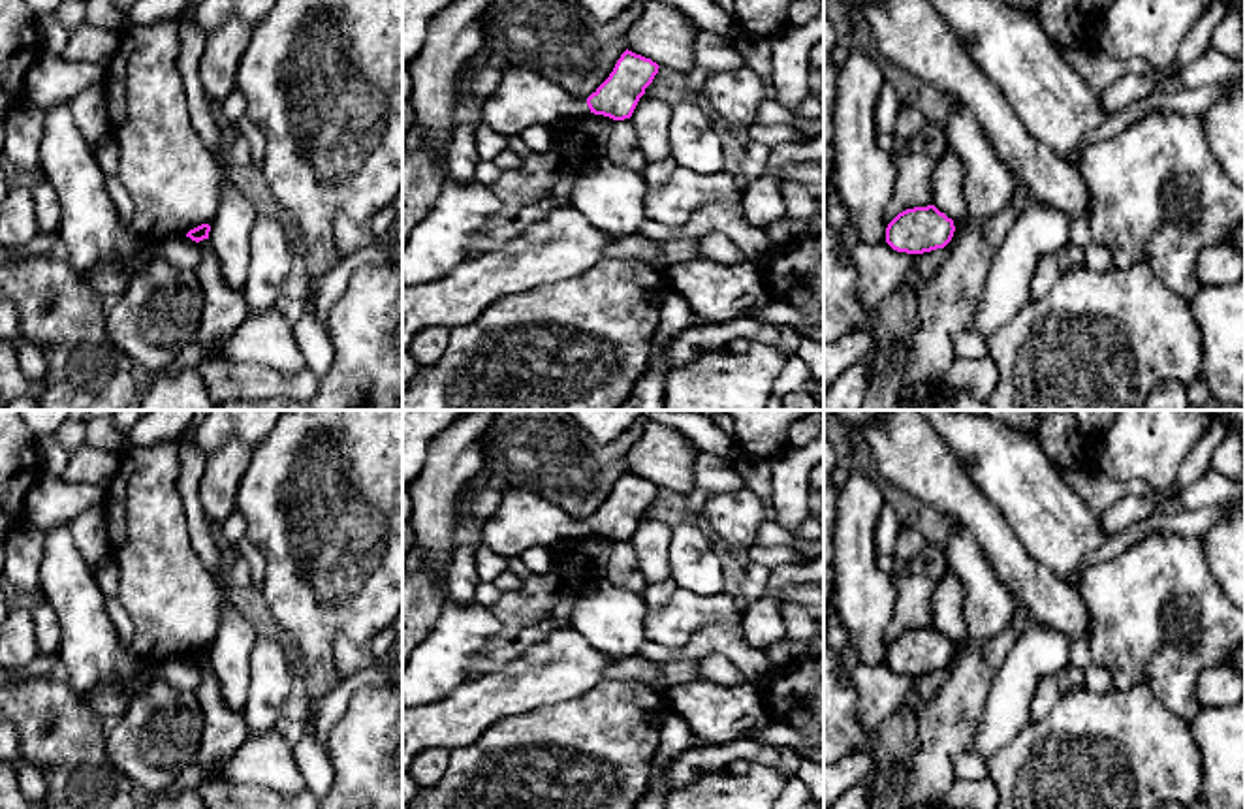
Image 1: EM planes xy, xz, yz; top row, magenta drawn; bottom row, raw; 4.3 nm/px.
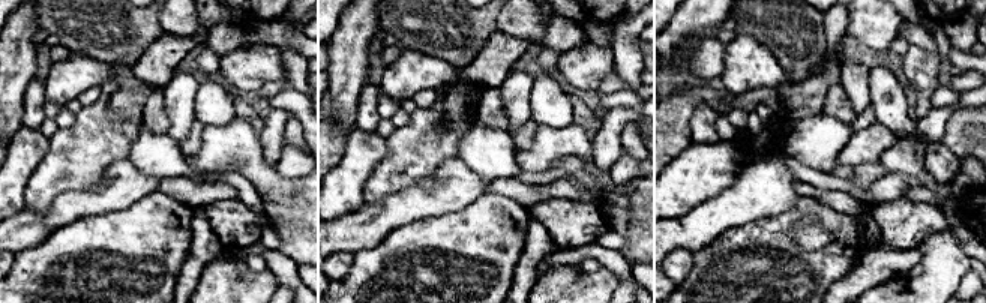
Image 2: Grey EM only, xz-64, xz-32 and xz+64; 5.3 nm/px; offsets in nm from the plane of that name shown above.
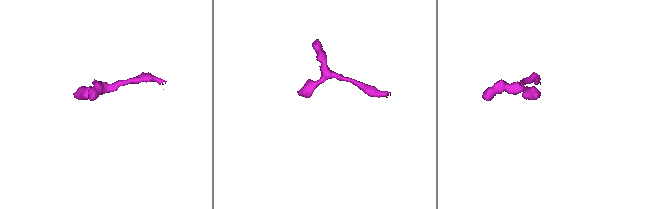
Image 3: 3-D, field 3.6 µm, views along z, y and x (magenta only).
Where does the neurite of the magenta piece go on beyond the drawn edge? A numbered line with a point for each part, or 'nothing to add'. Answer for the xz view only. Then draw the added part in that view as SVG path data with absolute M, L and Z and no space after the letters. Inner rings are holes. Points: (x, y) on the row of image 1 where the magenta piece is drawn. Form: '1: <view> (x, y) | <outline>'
1: xz (523, 98) | M508 64L496 90L483 102L483 122L506 137L519 135L528 126L557 126L587 115L587 100L574 98L532 70Z

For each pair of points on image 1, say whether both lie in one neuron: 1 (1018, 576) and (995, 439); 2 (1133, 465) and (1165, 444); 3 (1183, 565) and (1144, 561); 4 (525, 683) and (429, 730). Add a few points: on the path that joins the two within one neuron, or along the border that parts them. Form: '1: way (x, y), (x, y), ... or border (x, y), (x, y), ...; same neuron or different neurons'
1: border (980, 490), (1007, 518), (1018, 540), (1035, 559); different neurons
2: way (1140, 458), (1157, 444); same neuron
3: way (1174, 565), (1153, 563); same neuron
4: way (501, 693), (454, 721); same neuron

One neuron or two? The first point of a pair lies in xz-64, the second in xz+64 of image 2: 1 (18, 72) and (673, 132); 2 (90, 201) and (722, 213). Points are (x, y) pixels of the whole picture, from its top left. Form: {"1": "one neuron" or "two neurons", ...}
{"1": "two neurons", "2": "one neuron"}

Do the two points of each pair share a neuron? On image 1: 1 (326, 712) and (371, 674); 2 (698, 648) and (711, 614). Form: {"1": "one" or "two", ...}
{"1": "one", "2": "two"}

